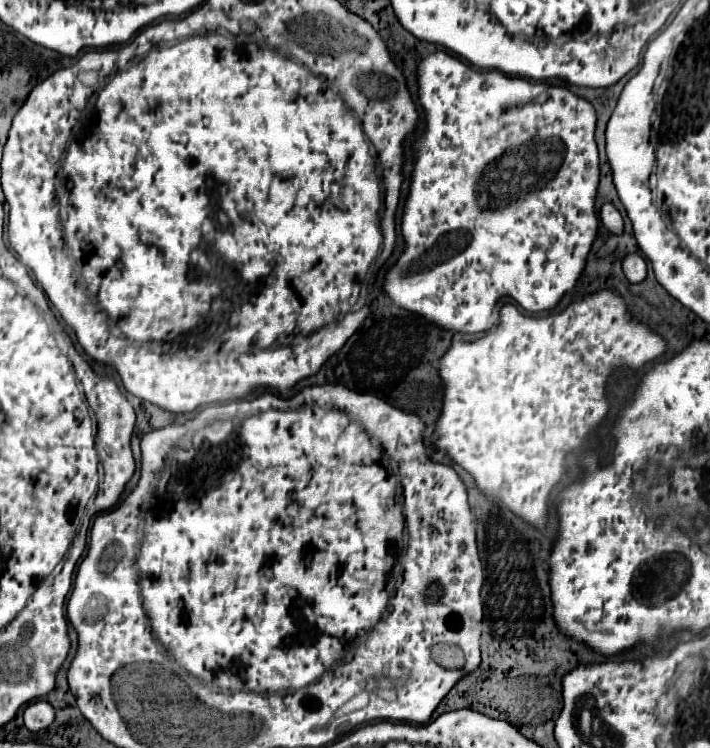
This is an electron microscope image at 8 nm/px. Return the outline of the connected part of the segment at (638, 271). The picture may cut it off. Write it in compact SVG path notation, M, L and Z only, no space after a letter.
M631 253L623 261L623 273L629 279L629 283L641 283L645 279L645 275L647 275L647 265L639 255Z

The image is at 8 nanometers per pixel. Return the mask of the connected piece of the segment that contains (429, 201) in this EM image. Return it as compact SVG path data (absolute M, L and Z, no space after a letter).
M447 51L429 53L417 63L417 87L419 103L425 109L427 127L425 133L415 141L415 165L401 217L401 235L405 247L383 277L383 293L393 305L423 317L427 323L433 323L439 329L453 333L483 333L495 329L497 315L493 311L503 299L513 299L527 313L551 311L561 301L561 297L575 287L585 269L591 245L597 237L599 217L595 213L595 199L599 187L599 155L593 137L597 121L593 105L587 99L573 95L567 87L509 77L499 71L477 71Z

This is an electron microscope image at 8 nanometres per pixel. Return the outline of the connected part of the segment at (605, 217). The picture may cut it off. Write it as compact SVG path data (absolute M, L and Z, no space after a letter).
M611 203L603 205L603 209L601 209L601 223L603 223L613 235L621 235L621 233L623 233L623 217L621 217L621 213L619 213Z

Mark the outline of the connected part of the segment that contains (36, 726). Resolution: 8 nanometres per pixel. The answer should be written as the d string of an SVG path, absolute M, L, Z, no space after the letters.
M47 701L29 703L25 707L23 715L25 715L25 727L29 731L41 731L41 729L49 727L53 723L53 719L55 719L55 711Z

